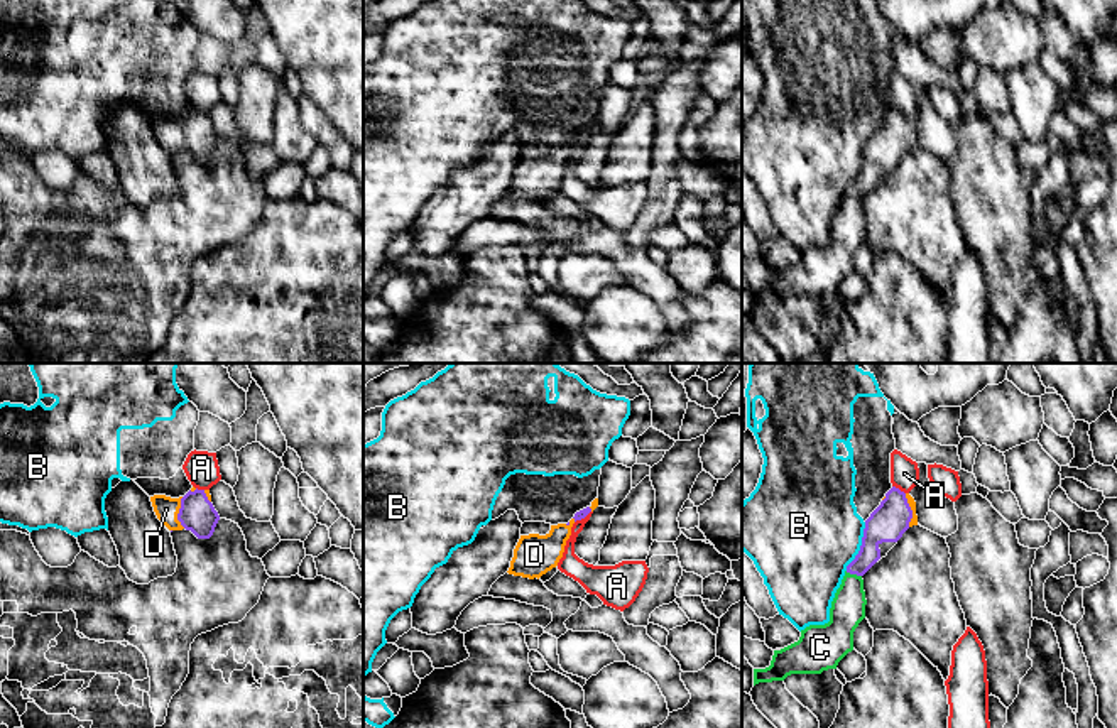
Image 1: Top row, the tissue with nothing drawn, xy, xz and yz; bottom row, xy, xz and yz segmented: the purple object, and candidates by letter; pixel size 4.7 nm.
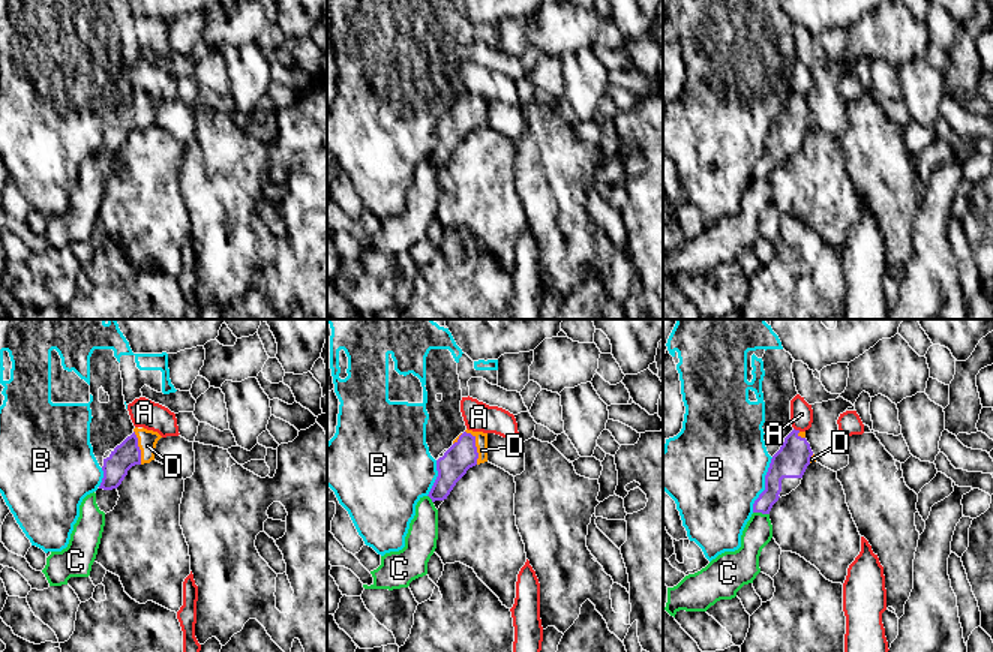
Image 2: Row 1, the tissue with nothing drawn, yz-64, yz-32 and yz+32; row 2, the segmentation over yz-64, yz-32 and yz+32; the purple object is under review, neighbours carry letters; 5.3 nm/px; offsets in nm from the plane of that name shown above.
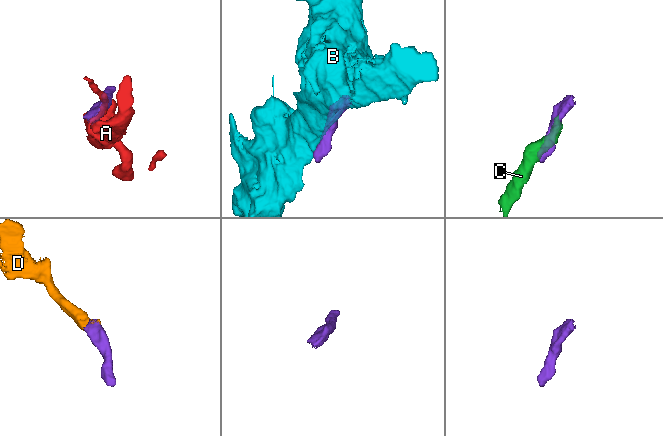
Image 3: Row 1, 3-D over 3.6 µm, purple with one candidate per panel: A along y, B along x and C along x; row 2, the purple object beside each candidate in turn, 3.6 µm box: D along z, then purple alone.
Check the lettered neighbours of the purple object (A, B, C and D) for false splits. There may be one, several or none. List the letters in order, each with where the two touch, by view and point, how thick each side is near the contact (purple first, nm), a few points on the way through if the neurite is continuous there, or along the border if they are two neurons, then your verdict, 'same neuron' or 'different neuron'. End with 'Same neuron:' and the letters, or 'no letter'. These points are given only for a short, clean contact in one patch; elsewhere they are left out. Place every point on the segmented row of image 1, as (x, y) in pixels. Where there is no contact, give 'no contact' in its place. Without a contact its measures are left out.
A: contact yz (898, 488); calibres 180 and 140 nm; border yz (893, 485), (904, 494); different neuron
B: contact yz (860, 546); calibres 180 and 480 nm; different neuron
C: contact yz (854, 573); calibres 140 and 160 nm; different neuron
D: contact yz (911, 510); calibres 180 and 40 nm; way yz (889, 521), (899, 510), (911, 510), (911, 502); same neuron
Same neuron: D

